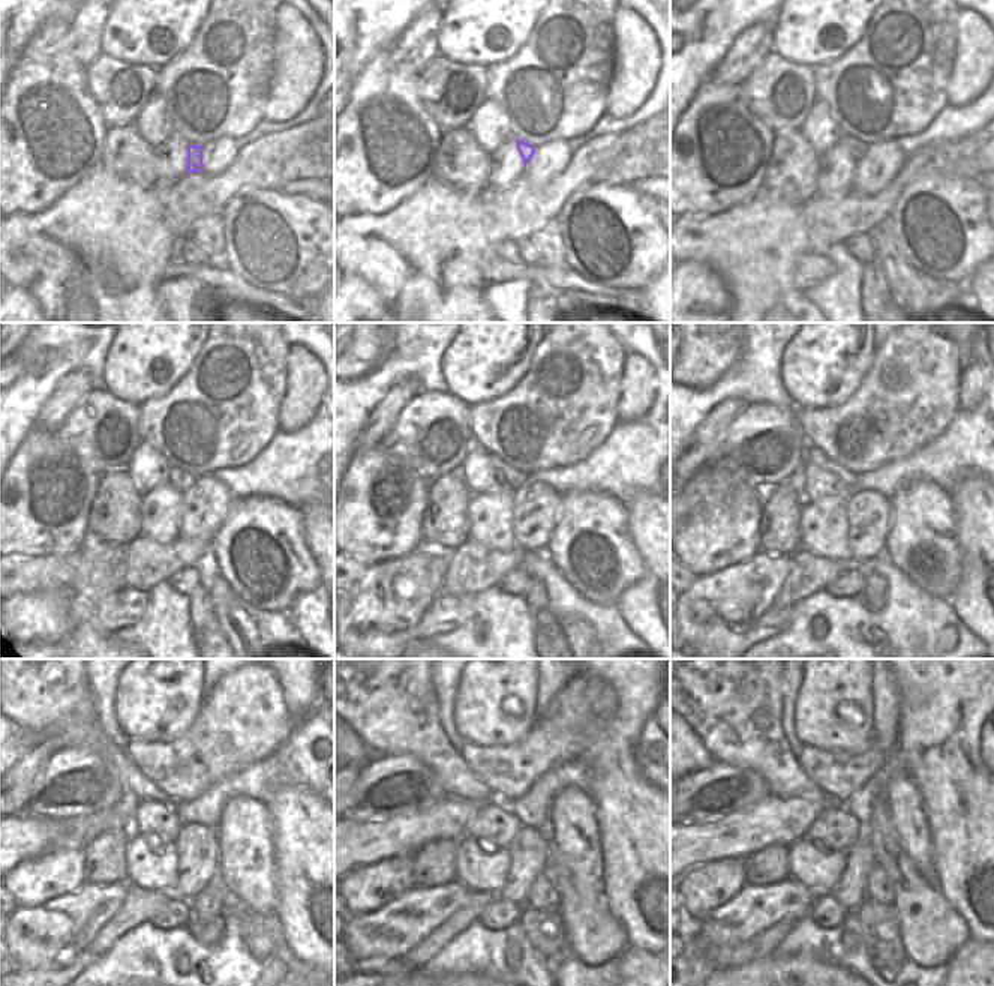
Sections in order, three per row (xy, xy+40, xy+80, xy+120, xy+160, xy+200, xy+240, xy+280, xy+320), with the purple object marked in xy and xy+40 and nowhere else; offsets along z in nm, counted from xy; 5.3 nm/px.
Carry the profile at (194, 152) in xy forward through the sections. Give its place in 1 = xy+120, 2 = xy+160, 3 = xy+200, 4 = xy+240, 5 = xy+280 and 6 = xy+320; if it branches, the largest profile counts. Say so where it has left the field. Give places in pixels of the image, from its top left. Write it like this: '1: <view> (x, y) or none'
1: xy+120 (180, 479)
2: xy+160 (516, 479)
3: xy+200 (811, 452)
4: xy+240 (45, 691)
5: xy+280 (383, 689)
6: xy+320 (729, 689)

